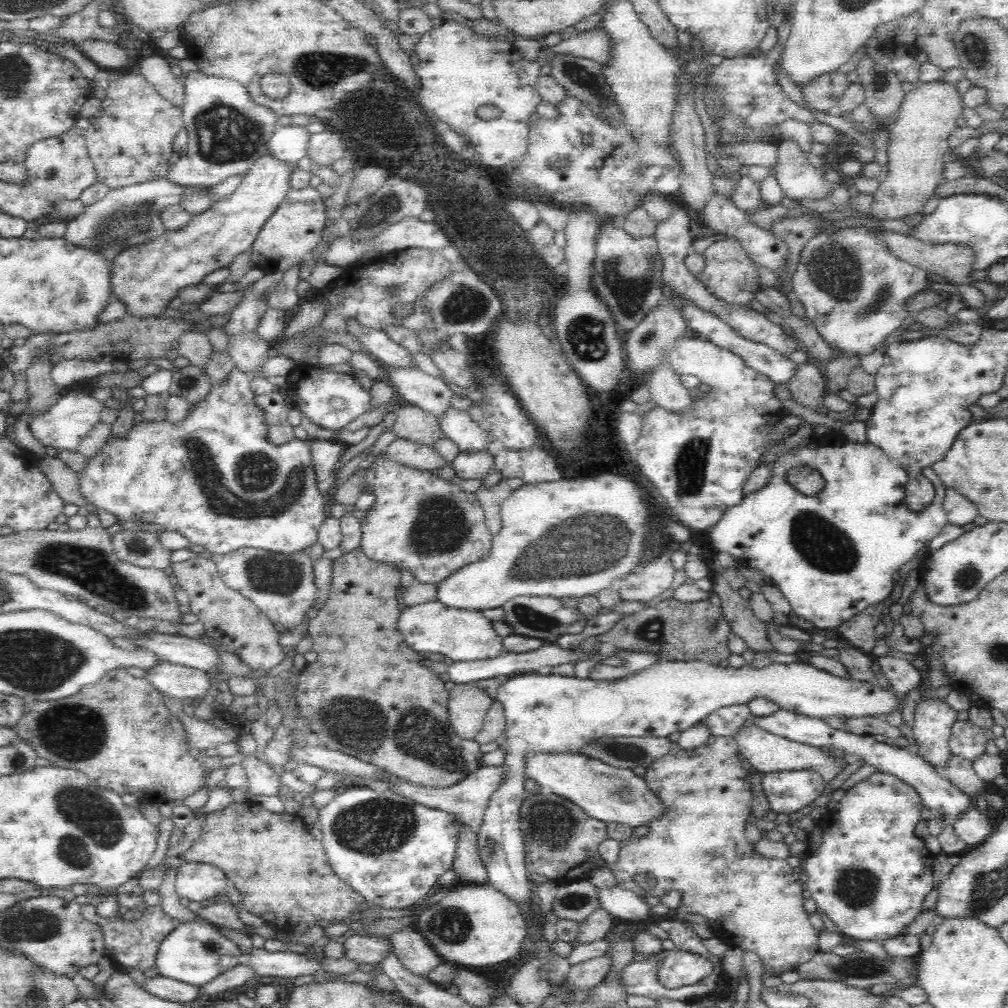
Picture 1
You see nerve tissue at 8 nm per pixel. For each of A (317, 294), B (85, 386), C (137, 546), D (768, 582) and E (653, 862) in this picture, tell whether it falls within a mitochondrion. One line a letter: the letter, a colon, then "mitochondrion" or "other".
A: other
B: other
C: mitochondrion
D: other
E: other

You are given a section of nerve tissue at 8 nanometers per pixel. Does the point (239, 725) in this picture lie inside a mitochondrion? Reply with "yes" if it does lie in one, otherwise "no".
no

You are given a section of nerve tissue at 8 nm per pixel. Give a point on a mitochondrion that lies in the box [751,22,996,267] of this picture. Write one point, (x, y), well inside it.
(975, 47)

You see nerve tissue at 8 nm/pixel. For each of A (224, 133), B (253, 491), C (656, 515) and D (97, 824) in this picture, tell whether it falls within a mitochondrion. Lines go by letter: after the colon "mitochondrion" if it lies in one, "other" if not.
A: mitochondrion
B: mitochondrion
C: other
D: mitochondrion

